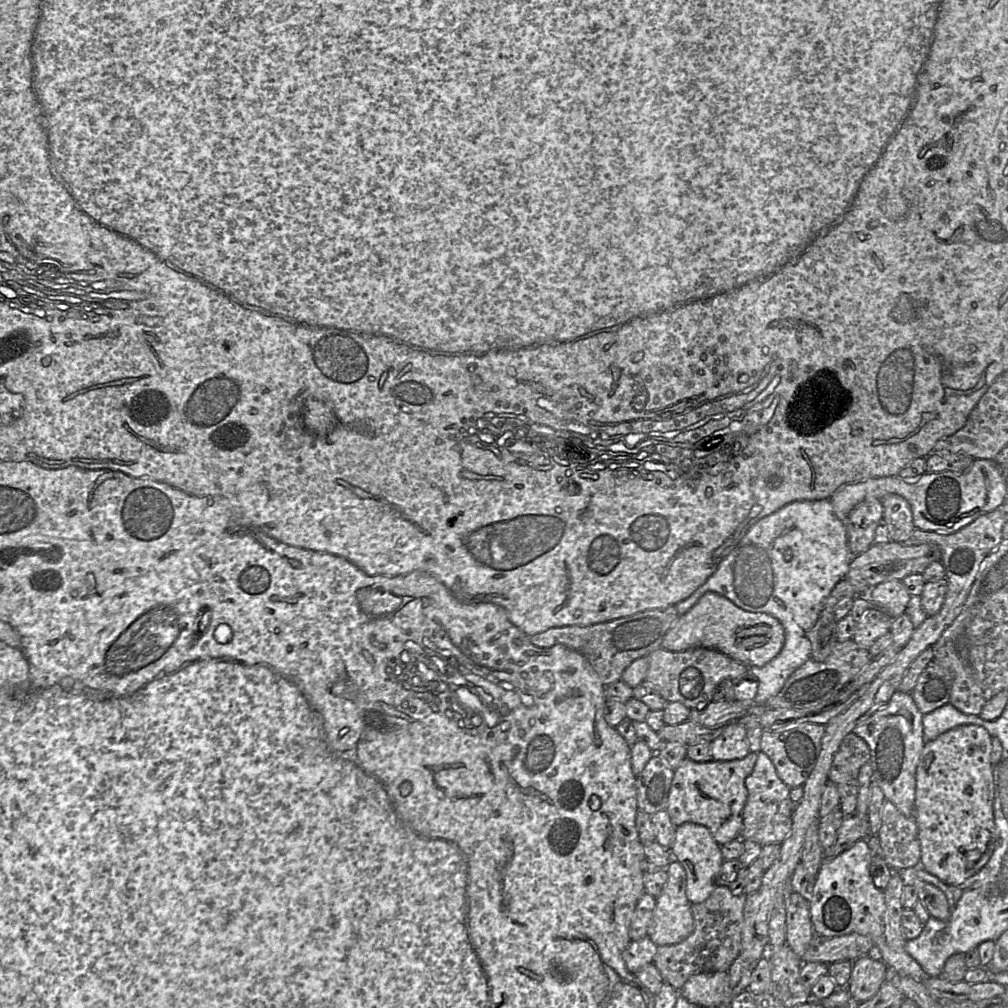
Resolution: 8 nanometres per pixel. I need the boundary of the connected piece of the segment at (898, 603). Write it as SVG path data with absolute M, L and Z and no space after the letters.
M900 580L879 583L870 589L869 600L892 618L905 613L911 595Z

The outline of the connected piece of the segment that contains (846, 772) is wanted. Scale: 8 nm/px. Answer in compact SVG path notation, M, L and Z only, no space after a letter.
M854 733L847 734L836 752L829 774L840 795L840 810L844 815L856 814L859 792L858 775L861 767L870 762L870 749L864 739Z

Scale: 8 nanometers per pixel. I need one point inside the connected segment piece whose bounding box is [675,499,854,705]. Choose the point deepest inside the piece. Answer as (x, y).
(786, 565)

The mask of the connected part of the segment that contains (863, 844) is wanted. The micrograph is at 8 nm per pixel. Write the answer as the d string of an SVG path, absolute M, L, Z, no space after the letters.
M860 839L838 856L832 859L824 859L813 890L808 897L814 933L826 937L851 933L868 936L874 942L874 951L890 969L923 983L931 976L905 949L894 949L886 941L884 935L884 891L874 885L870 875L871 857L872 851L867 839Z

